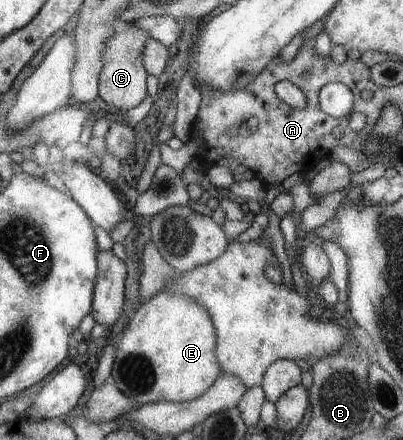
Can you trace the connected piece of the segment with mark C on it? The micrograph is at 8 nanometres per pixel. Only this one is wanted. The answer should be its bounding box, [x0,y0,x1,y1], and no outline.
[98,24,149,110]

